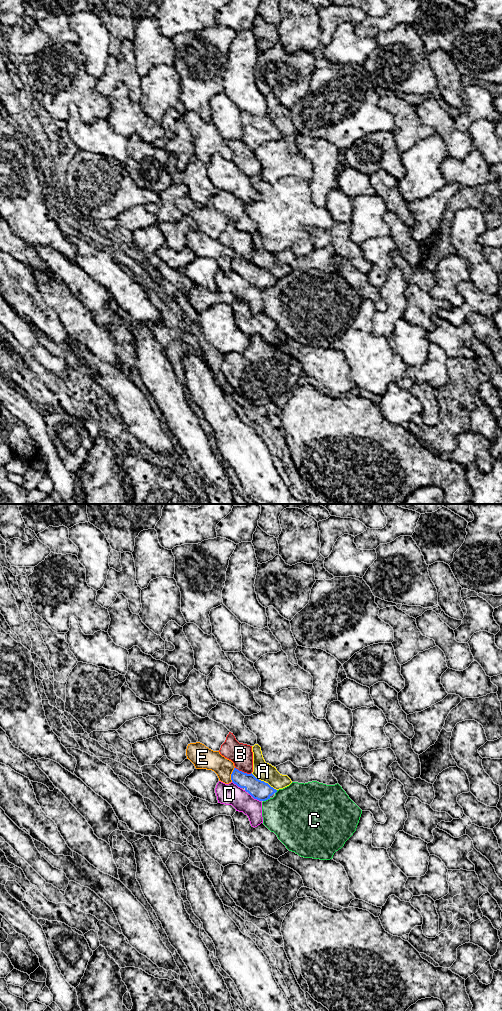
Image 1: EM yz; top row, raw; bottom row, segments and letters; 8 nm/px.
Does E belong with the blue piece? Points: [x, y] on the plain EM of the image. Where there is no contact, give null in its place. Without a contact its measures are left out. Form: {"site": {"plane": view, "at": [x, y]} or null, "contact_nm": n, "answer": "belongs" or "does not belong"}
{"site": {"plane": "yz", "at": [231, 262]}, "contact_nm": 120, "answer": "does not belong"}

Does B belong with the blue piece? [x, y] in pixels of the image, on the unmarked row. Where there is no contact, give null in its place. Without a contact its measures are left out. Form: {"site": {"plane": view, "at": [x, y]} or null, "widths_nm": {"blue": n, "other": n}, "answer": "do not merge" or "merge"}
{"site": {"plane": "yz", "at": [243, 260]}, "widths_nm": {"blue": 150, "other": 180}, "answer": "do not merge"}

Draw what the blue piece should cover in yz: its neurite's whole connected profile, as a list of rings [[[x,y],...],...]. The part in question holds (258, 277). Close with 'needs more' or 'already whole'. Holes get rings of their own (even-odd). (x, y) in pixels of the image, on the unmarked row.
[[[234,256],[231,268],[240,276],[244,276],[254,287],[266,289],[277,280],[268,271],[257,267],[252,261],[247,262]]]; already whole

